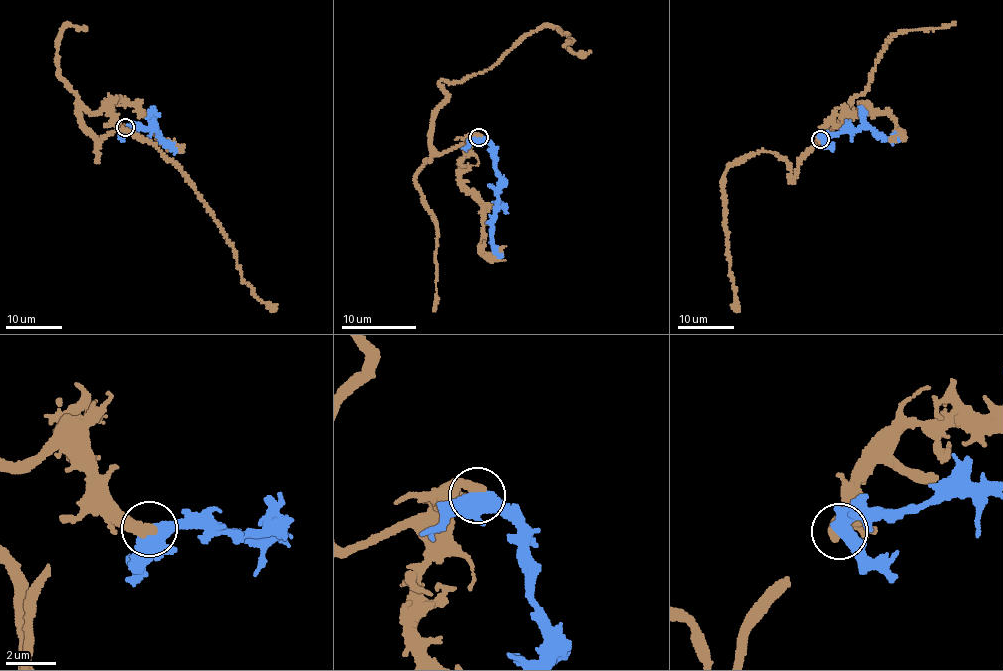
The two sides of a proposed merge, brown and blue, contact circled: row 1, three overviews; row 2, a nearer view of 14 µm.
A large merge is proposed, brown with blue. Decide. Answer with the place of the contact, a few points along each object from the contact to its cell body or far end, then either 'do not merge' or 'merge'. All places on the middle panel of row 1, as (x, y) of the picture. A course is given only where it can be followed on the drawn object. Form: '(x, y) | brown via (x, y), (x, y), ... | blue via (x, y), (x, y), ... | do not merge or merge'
(479, 137) | brown via (478, 136), (437, 153), (430, 146), (443, 79), (477, 73), (551, 24), (575, 54), (591, 50) | blue via (478, 137), (491, 147), (493, 167), (499, 178), (492, 246), (502, 257) | do not merge

